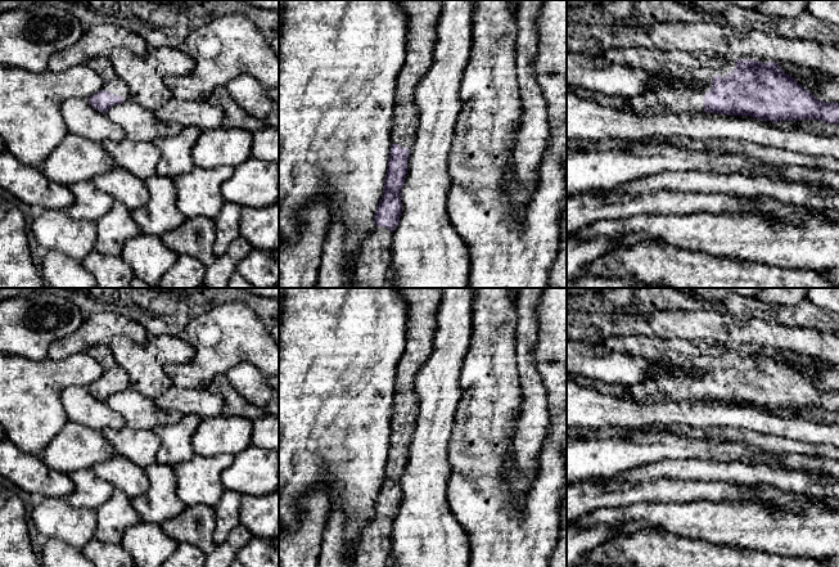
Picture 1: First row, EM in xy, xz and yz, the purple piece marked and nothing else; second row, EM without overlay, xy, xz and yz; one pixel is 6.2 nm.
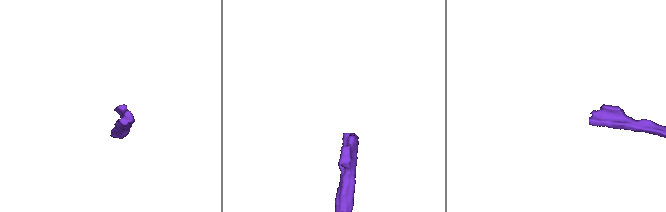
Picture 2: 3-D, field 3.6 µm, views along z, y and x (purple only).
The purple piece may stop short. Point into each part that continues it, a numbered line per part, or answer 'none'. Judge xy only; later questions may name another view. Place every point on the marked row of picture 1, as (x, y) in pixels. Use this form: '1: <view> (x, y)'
1: xy (117, 86)

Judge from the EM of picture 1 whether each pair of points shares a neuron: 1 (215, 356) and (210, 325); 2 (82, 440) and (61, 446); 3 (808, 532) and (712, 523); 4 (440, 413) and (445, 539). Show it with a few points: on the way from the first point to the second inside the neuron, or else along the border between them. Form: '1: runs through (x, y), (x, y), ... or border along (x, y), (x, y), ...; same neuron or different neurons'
1: runs through (215, 349), (215, 333); same neuron
2: runs through (77, 445), (66, 446); same neuron
3: runs through (784, 532), (750, 523), (736, 523); same neuron
4: runs through (432, 444), (432, 508); same neuron

